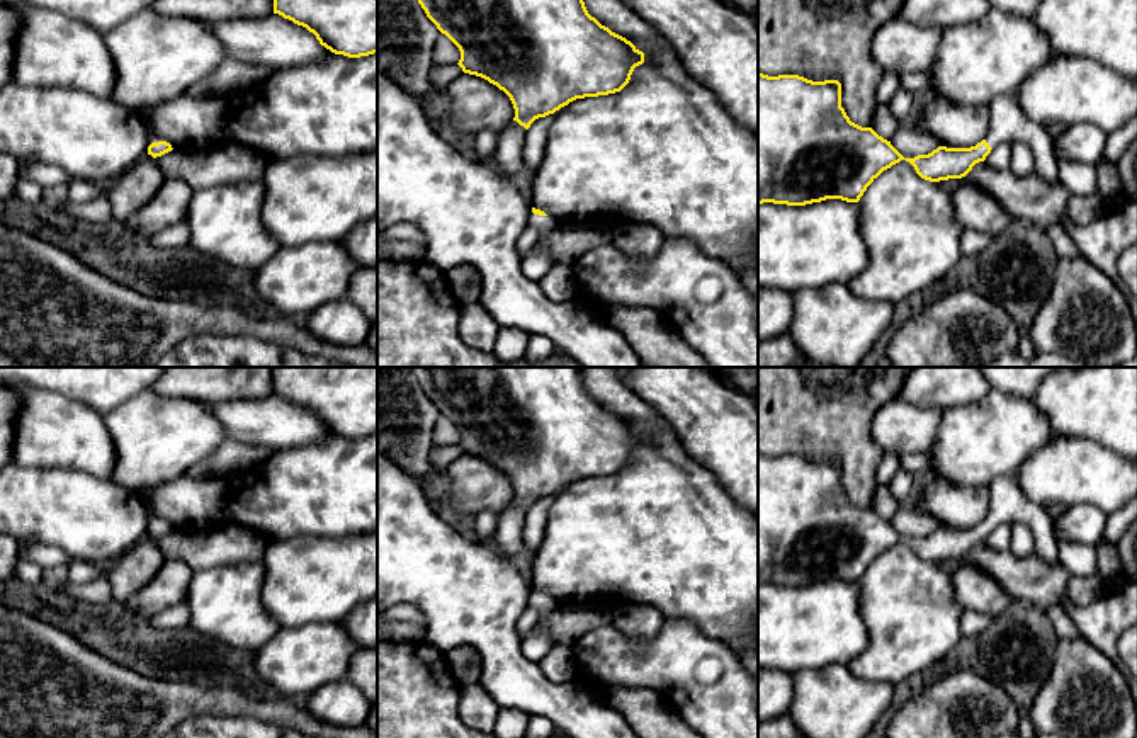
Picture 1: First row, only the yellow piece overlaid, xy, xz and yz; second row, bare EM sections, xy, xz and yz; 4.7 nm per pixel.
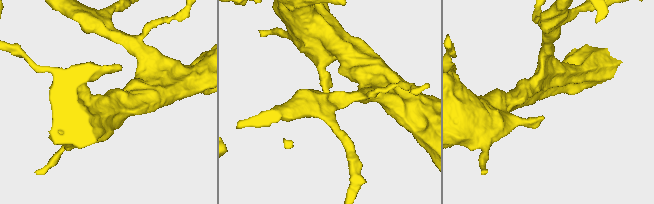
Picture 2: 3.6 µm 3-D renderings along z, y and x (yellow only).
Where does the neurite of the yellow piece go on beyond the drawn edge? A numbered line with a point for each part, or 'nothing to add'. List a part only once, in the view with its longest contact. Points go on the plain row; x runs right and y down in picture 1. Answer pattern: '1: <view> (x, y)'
1: xz (544, 606)

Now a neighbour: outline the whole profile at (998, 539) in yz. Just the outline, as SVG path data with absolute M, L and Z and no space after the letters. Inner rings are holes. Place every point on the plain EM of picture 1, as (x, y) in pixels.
M1003 522L991 531L986 537L986 546L994 551L1004 551L1010 548L1011 527L1015 522Z

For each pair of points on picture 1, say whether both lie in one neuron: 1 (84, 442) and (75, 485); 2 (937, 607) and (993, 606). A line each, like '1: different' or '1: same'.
1: different
2: different

